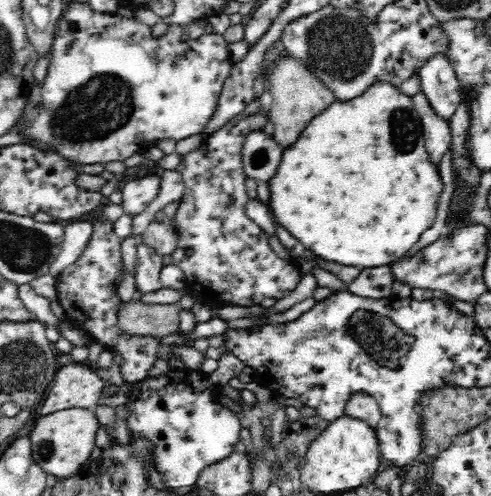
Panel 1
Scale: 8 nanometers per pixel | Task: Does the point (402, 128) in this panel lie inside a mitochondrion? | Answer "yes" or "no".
yes

